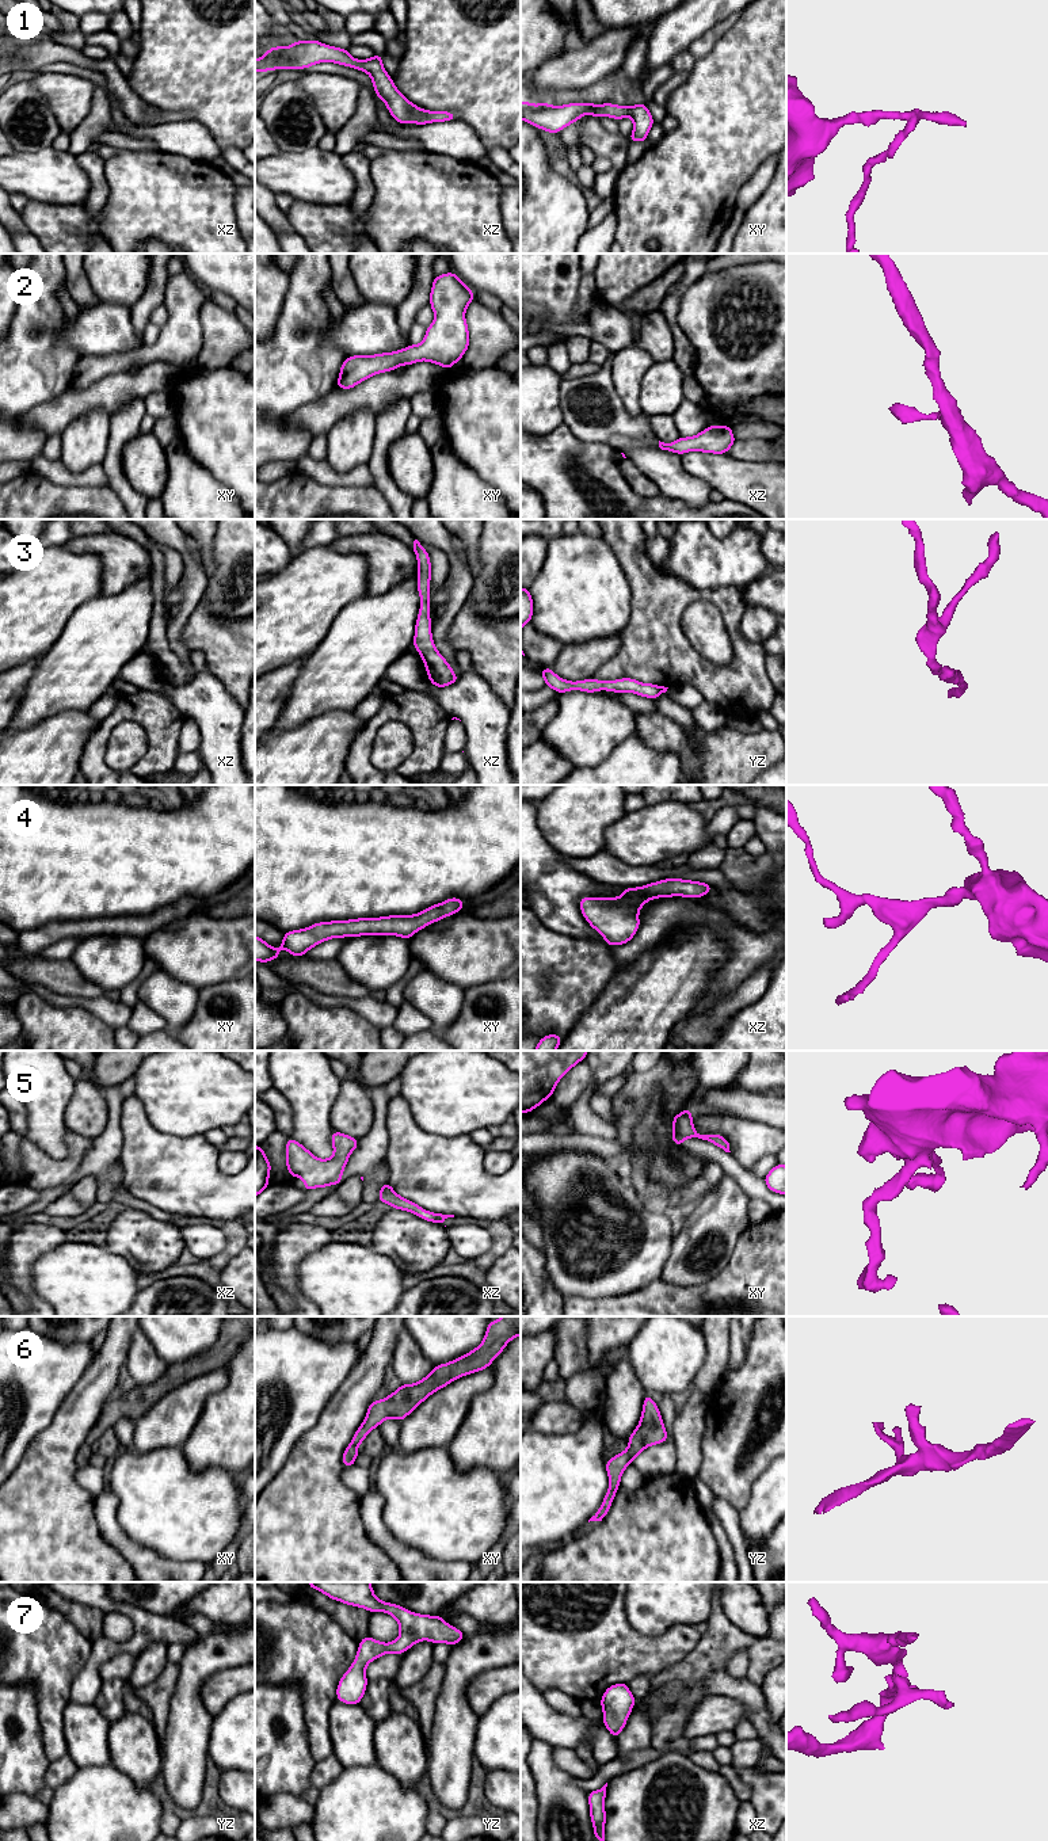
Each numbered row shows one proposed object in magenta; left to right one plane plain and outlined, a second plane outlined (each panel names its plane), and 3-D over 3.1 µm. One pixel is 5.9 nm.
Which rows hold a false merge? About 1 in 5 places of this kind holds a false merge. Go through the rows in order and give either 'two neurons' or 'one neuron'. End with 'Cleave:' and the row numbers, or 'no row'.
1: one neuron
2: one neuron
3: one neuron
4: one neuron
5: one neuron
6: one neuron
7: one neuron
Cleave: no row

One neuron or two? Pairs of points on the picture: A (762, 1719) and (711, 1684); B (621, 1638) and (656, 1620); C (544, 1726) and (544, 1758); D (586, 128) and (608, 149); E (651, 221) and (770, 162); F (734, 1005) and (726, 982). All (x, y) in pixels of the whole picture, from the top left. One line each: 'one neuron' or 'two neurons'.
A: one neuron
B: two neurons
C: two neurons
D: one neuron
E: two neurons
F: two neurons

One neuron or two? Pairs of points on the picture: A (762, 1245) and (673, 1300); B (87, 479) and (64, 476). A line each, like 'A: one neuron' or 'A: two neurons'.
A: one neuron
B: one neuron

